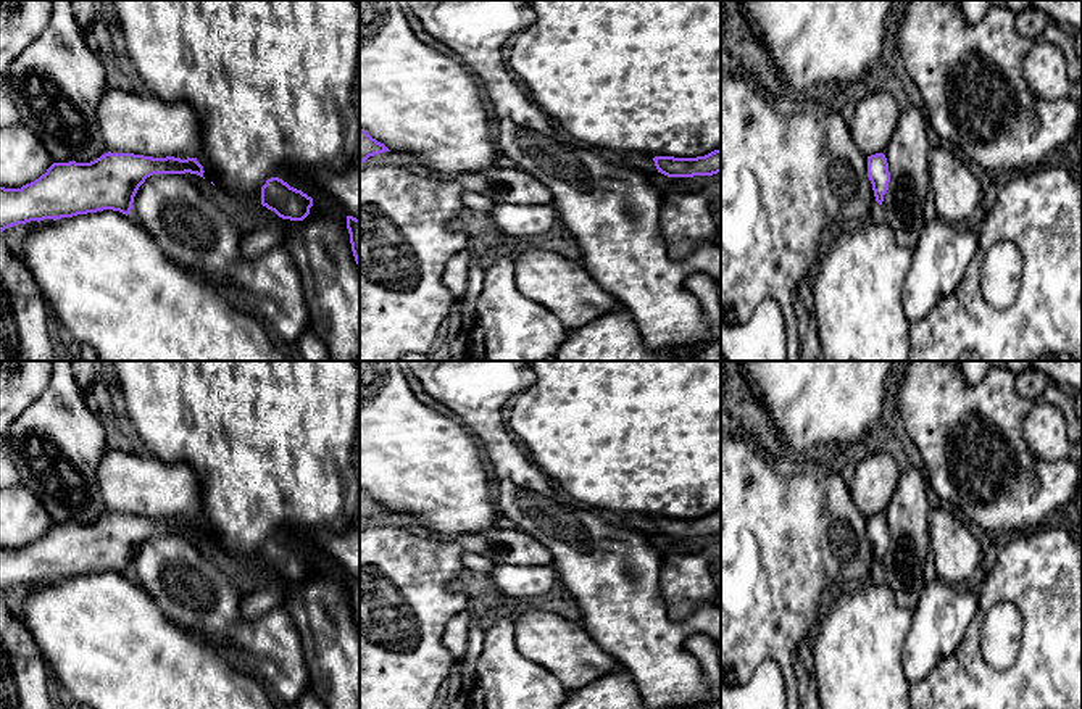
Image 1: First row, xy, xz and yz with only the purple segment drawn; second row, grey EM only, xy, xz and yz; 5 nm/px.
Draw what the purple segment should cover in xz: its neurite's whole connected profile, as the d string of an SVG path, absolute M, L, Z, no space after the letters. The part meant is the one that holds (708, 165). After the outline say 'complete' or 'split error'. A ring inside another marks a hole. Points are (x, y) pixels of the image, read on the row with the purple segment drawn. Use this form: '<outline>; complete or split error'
M721 148L697 158L655 156L653 161L668 177L713 176L721 172Z; complete

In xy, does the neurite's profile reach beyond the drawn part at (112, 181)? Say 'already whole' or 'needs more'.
needs more

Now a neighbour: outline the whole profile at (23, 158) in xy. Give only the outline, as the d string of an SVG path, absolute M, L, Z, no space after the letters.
M24 124L0 127L0 187L21 189L53 164L45 145Z

